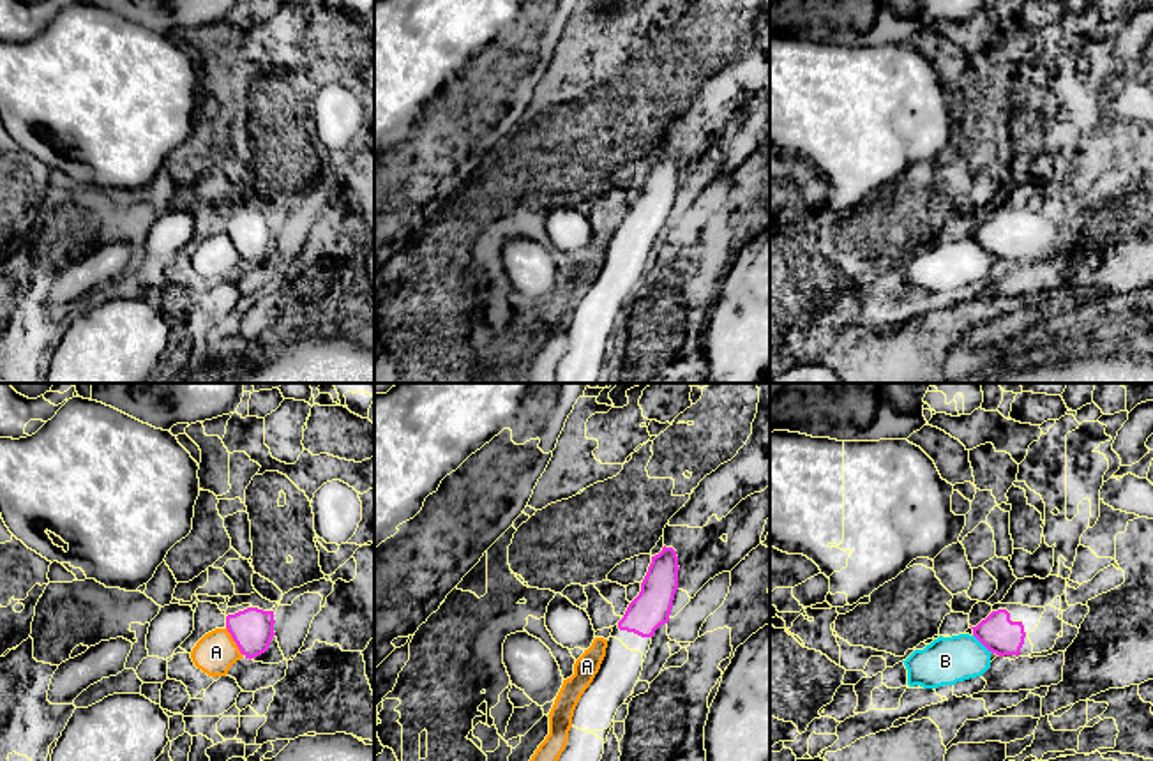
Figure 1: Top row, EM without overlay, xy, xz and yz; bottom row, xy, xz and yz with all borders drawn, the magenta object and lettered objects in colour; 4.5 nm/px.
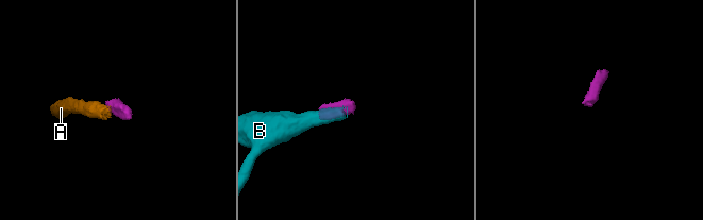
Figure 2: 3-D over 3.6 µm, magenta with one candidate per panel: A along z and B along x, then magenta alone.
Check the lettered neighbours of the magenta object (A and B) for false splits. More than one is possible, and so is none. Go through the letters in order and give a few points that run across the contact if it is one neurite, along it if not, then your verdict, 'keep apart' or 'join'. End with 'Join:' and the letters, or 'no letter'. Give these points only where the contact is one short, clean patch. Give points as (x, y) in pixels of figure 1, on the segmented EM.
A: line xy (226, 627), (242, 654); keep apart
B: line yz (973, 634), (993, 652); keep apart
Join: no letter

